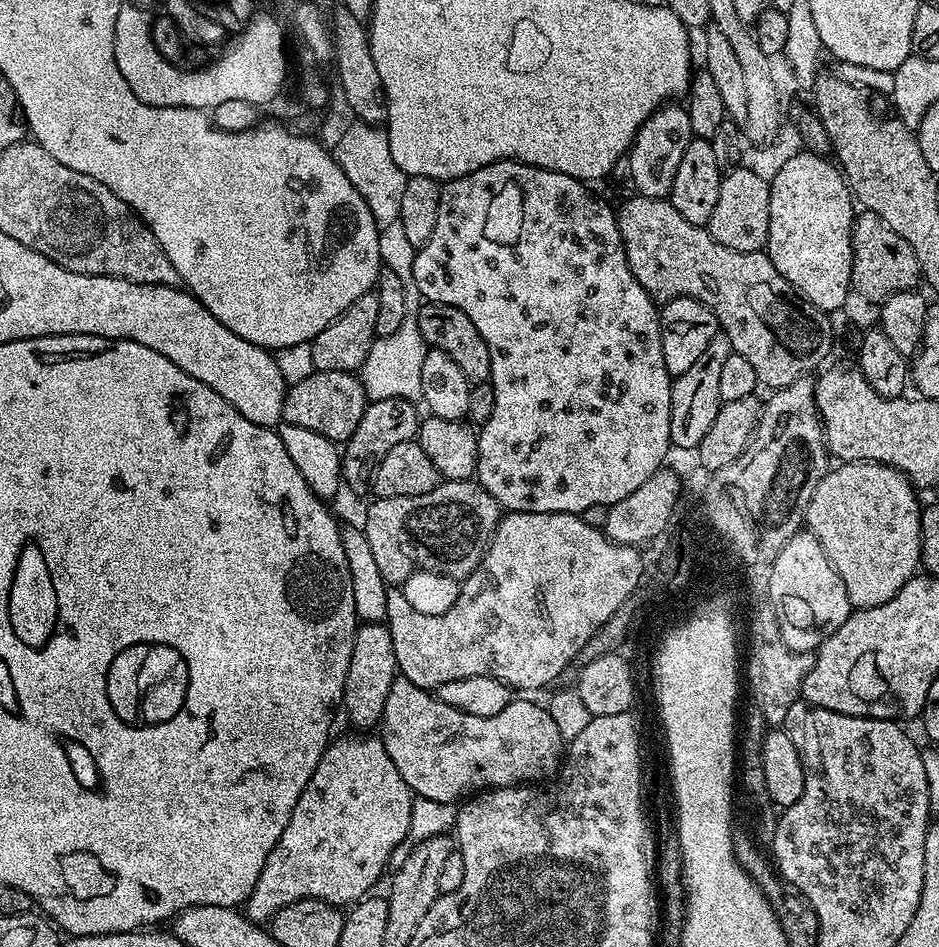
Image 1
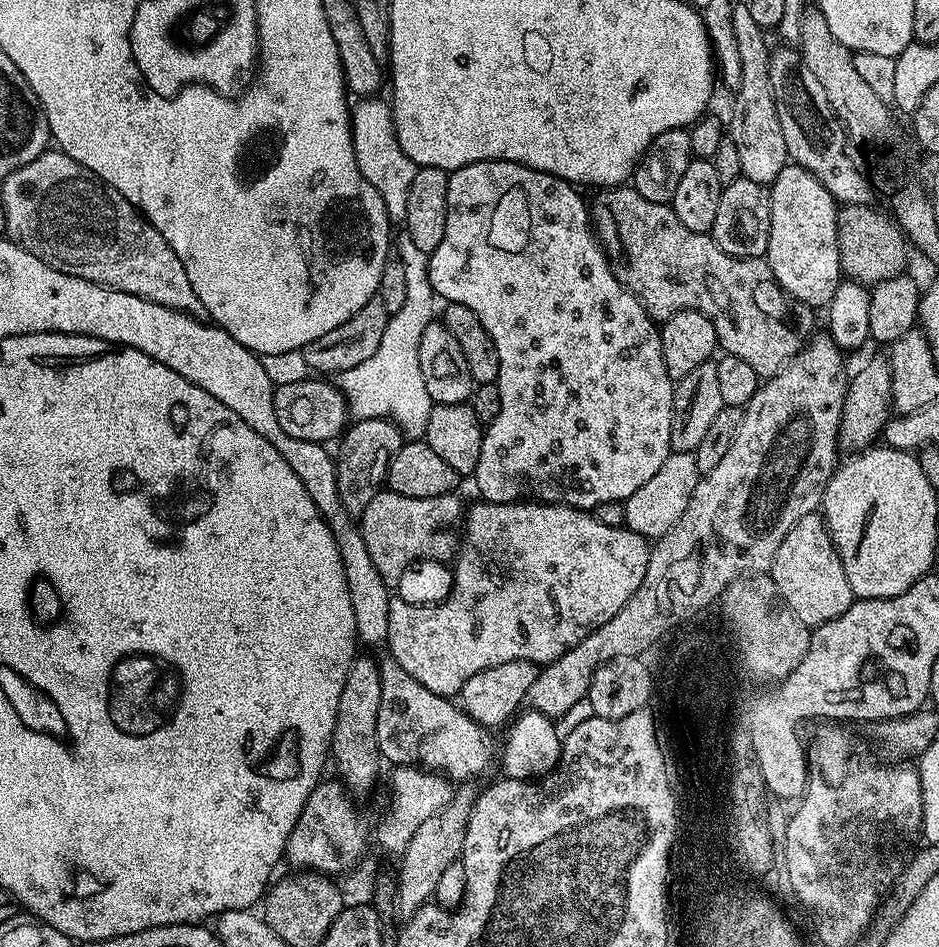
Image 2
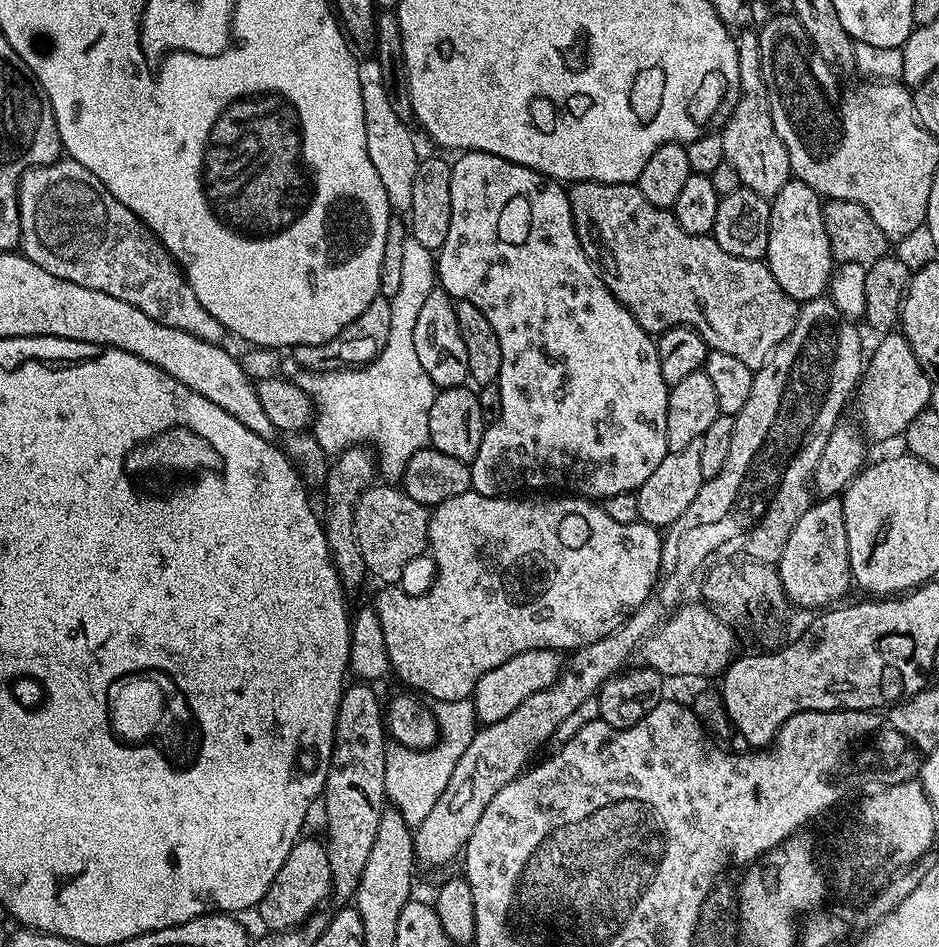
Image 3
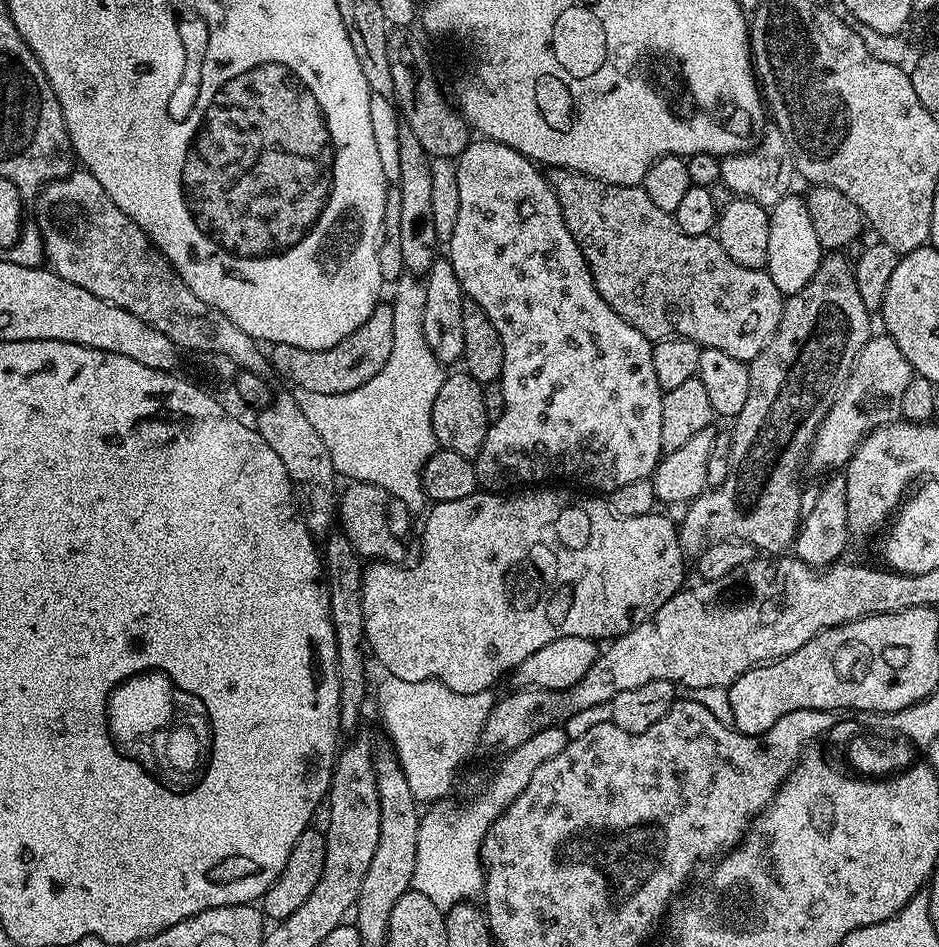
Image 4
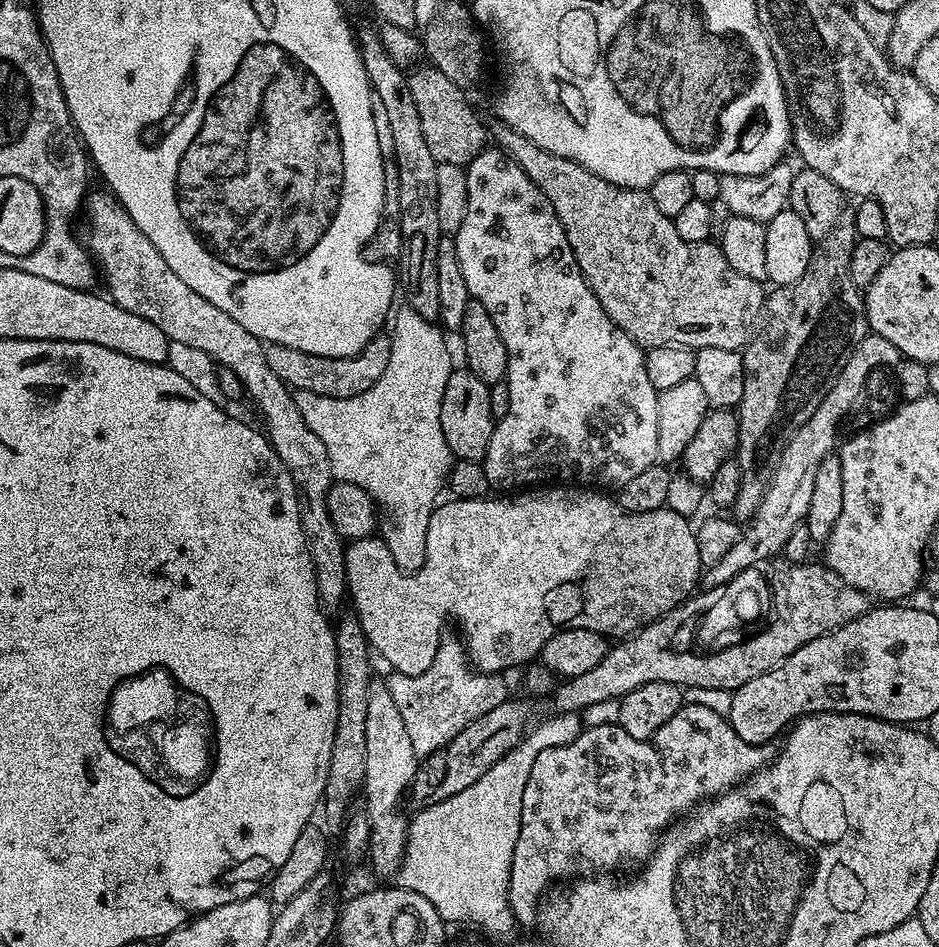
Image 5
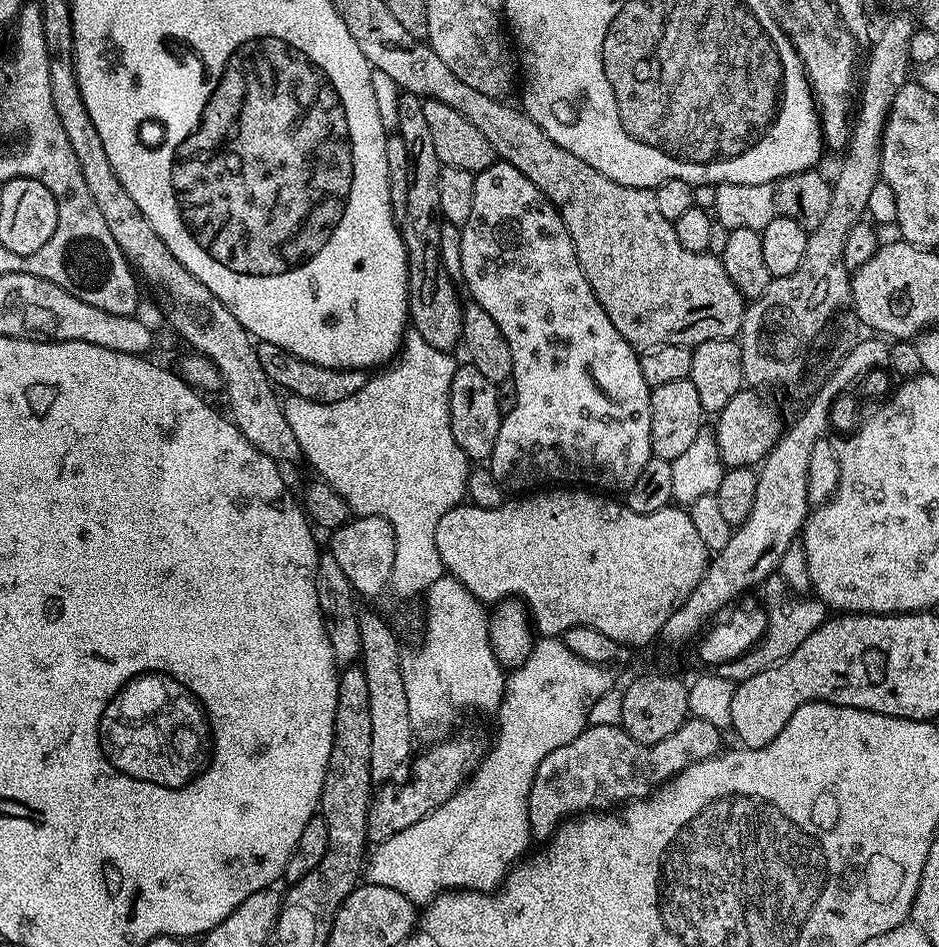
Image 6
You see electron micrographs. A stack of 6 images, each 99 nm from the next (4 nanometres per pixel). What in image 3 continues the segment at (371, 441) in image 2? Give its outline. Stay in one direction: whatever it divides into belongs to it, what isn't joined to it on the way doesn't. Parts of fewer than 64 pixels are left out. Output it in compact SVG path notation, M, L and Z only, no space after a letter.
M357 446L348 448L329 463L328 476L322 485L322 493L324 492L322 523L326 542L332 555L332 565L336 567L340 584L346 590L362 587L364 579L369 579L370 576L366 562L362 558L362 550L358 550L358 538L354 534L354 510L358 506L360 495L372 487L377 476L377 457L367 447Z

